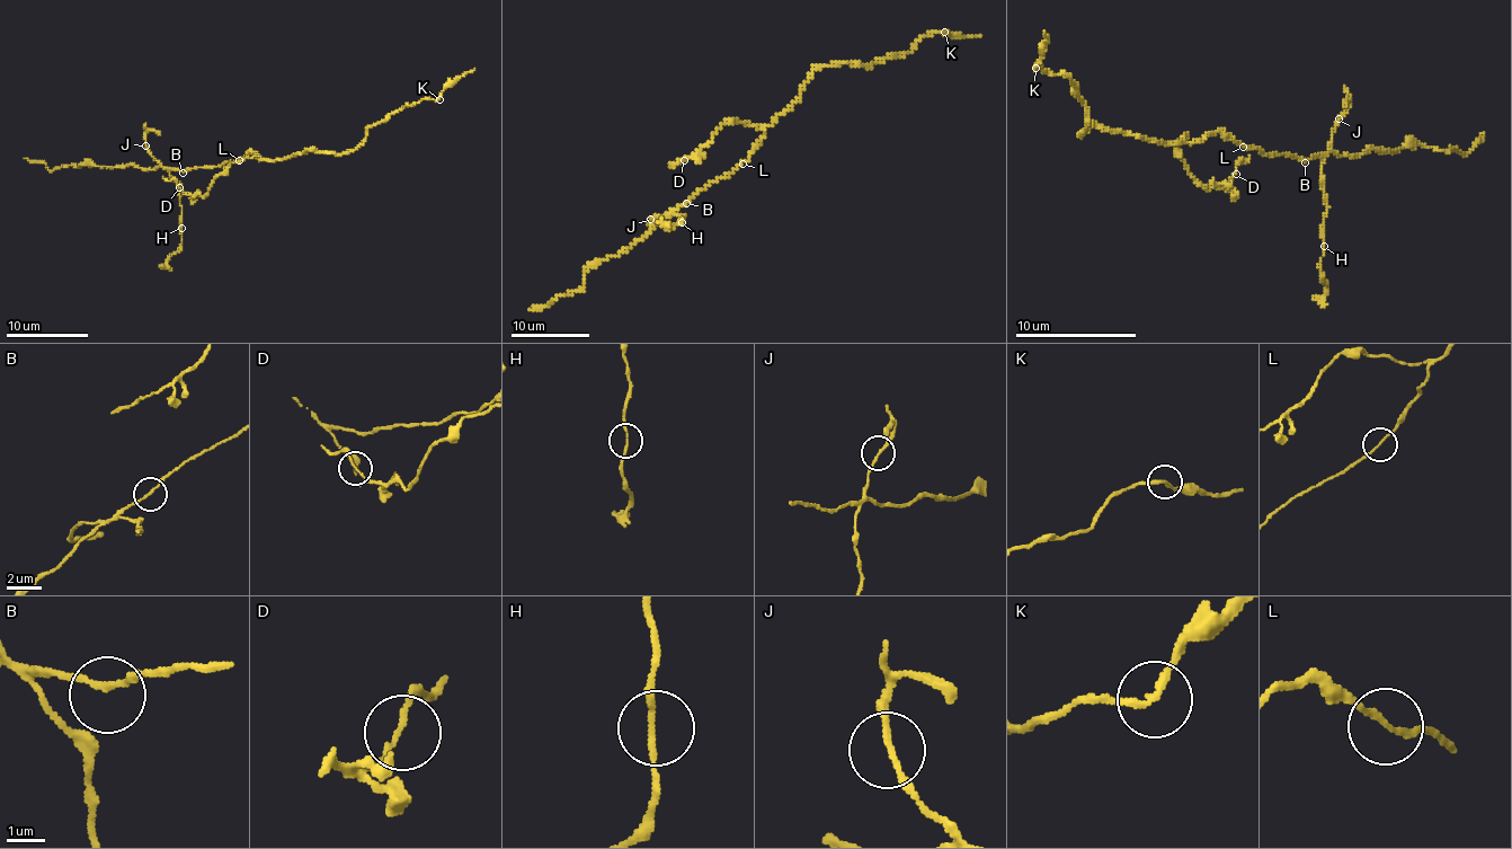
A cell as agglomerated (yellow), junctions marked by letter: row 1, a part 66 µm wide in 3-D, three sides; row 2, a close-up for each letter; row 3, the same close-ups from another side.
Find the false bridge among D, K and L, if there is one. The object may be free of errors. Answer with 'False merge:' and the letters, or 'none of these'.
False merge: L

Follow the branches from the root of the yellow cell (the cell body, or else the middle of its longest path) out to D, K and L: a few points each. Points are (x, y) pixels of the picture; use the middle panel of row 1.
D: (758, 141), (766, 126), (723, 123), (708, 146), (684, 160)
K: (758, 141), (816, 69), (899, 59), (921, 37), (944, 31)
L: (758, 141), (741, 165)

